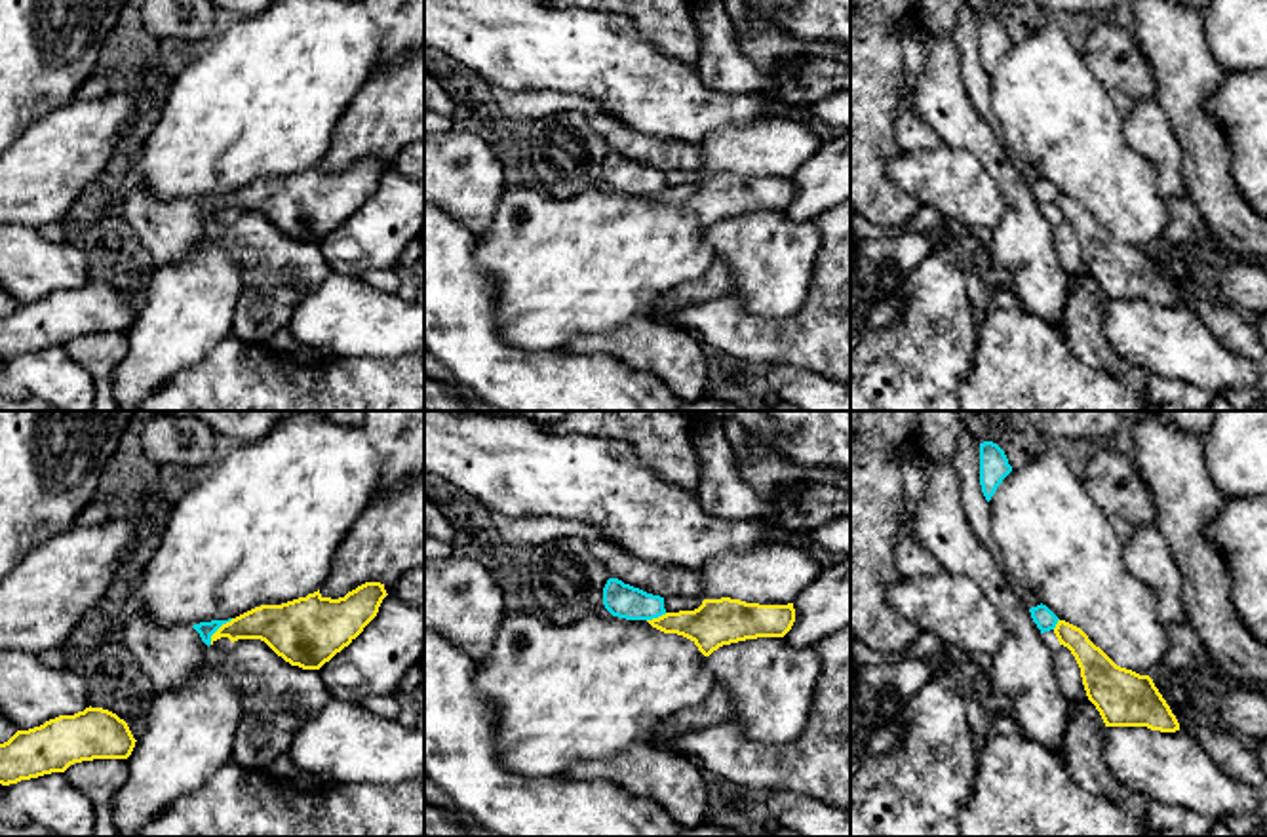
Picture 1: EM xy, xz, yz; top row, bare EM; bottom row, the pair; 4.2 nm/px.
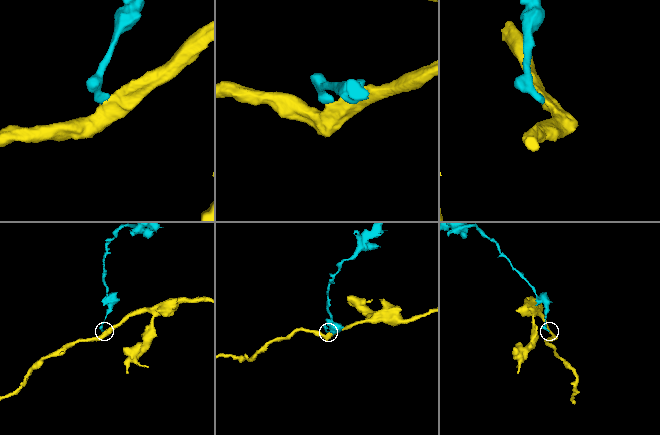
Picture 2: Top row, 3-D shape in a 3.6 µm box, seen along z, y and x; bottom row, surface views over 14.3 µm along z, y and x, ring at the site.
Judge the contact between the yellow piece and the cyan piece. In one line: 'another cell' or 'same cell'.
another cell

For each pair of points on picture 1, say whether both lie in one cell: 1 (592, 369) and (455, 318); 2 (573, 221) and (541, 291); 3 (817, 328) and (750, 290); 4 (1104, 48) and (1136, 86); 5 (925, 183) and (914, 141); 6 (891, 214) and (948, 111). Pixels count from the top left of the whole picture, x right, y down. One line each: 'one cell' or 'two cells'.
1: one cell
2: one cell
3: two cells
4: one cell
5: two cells
6: two cells

